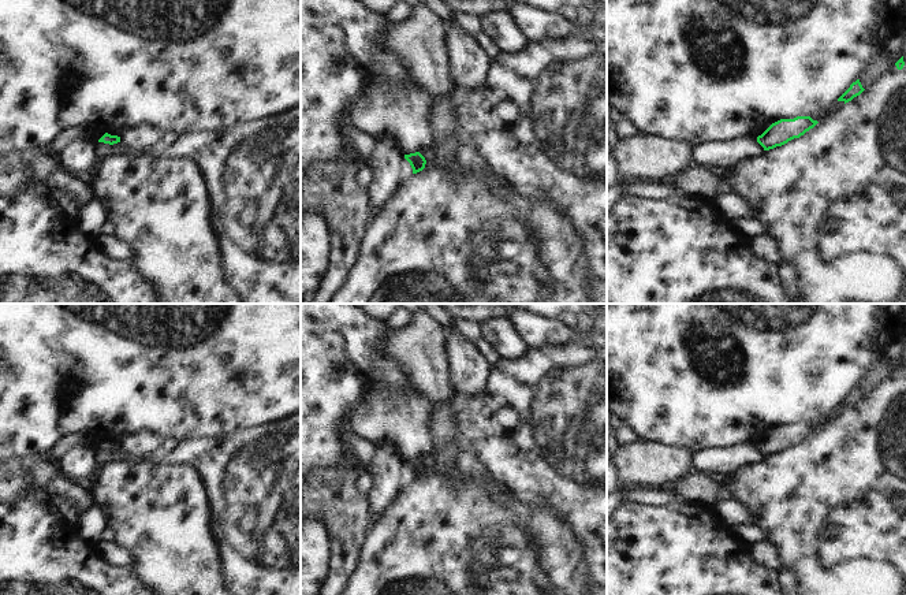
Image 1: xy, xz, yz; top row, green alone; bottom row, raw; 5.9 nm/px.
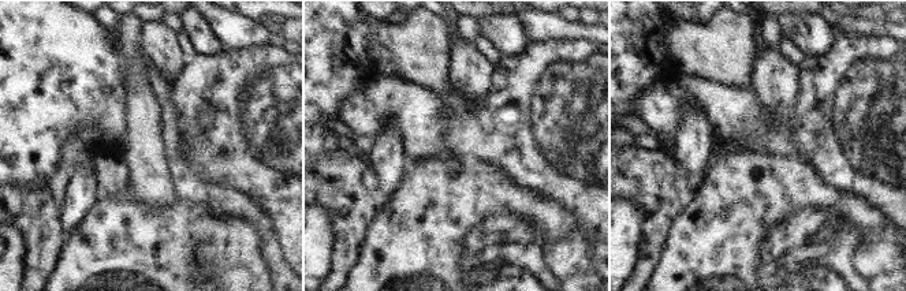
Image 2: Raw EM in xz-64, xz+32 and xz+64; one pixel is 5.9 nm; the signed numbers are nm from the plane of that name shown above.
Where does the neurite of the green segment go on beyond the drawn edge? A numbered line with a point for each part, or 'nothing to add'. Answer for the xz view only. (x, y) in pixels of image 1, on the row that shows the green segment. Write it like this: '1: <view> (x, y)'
nothing to add

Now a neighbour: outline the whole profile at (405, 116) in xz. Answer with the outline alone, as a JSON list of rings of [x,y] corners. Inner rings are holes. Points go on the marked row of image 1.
[[[374,88],[368,100],[358,108],[347,111],[351,126],[376,138],[388,135],[398,142],[403,155],[420,152],[426,161],[432,161],[433,133],[430,127],[432,100],[422,89],[409,89],[407,92],[389,88],[387,92]]]

